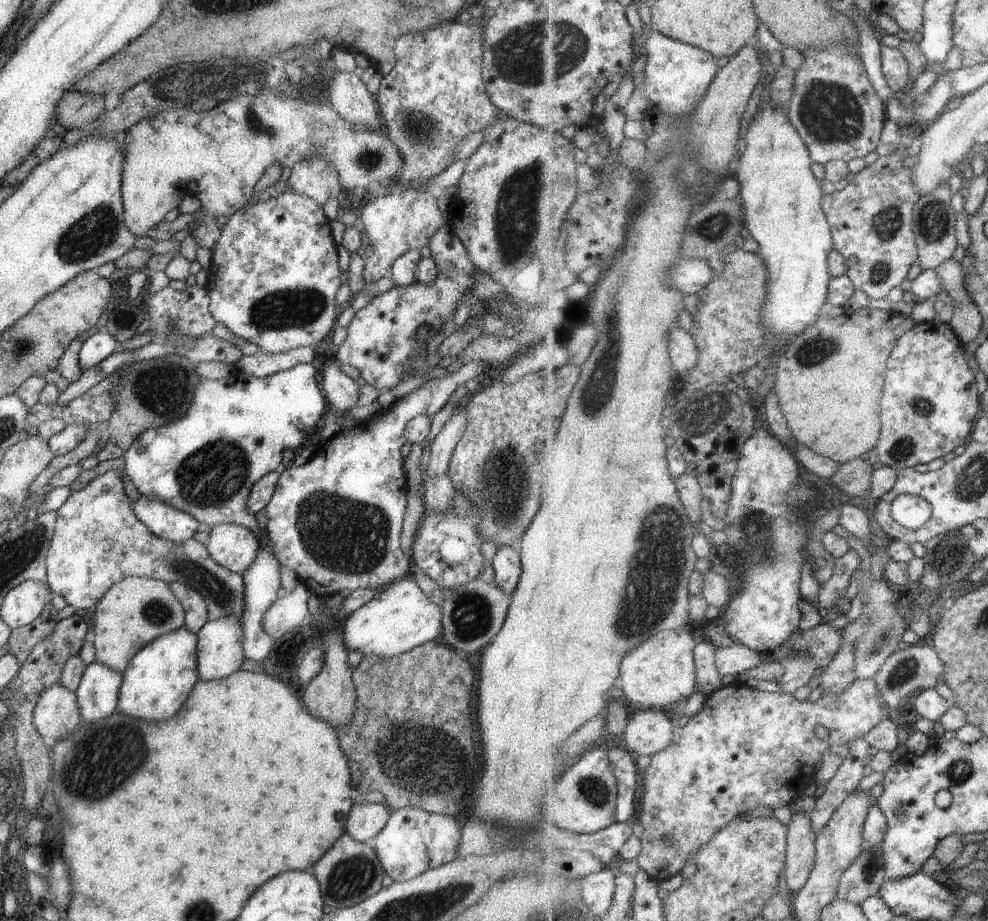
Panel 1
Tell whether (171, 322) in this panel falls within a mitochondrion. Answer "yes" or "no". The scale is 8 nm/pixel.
yes

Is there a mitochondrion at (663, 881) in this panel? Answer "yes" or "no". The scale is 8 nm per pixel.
no

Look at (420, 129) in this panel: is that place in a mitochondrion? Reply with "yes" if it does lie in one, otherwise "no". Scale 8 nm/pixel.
yes

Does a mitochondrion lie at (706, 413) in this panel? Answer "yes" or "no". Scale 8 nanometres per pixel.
yes

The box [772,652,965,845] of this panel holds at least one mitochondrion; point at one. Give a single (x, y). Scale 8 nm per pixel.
(904, 670)

